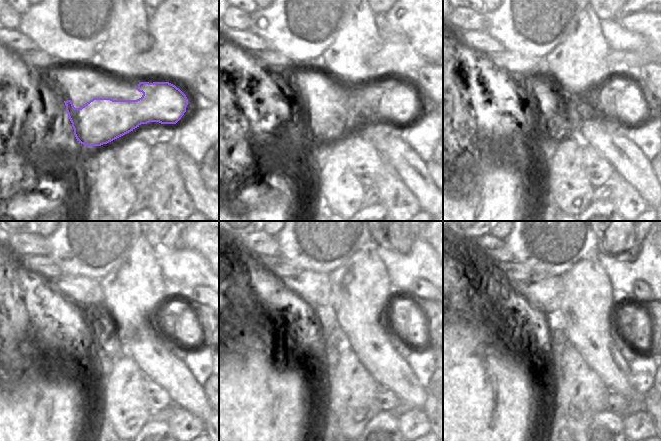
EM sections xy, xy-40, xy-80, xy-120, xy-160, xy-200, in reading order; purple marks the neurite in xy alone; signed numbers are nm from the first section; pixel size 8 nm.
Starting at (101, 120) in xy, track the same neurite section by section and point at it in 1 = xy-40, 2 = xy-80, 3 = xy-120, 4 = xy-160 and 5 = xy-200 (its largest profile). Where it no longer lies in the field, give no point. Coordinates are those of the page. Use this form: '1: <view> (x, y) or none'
1: xy-40 (389, 100)
2: xy-80 (618, 99)
3: xy-120 (171, 322)
4: xy-160 (392, 315)
5: xy-200 (641, 326)

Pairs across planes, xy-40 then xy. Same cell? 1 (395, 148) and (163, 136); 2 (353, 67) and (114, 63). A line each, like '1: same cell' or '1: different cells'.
1: different cells
2: same cell

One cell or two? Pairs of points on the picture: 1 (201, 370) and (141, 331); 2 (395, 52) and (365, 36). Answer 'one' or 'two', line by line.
1: two
2: two

